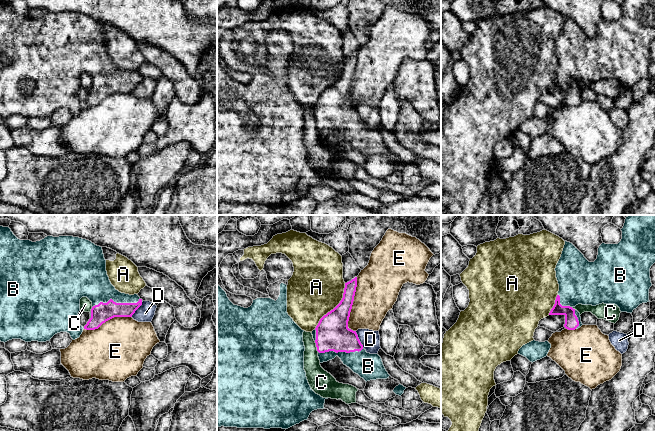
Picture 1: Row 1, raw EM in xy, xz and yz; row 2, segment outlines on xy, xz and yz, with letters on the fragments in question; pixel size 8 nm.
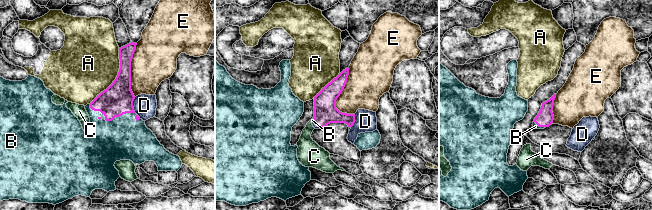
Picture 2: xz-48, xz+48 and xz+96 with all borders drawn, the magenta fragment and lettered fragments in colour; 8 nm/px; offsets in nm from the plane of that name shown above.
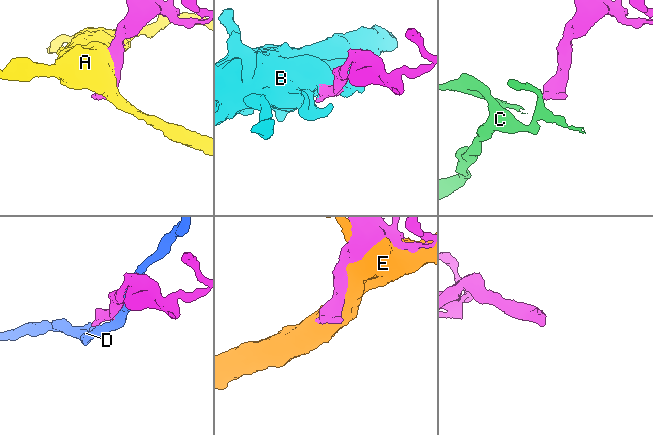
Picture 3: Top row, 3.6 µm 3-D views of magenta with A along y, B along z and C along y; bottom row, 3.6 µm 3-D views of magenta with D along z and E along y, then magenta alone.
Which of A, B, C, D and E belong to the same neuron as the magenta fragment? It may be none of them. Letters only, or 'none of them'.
B

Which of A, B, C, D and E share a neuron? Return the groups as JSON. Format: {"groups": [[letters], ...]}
{"groups": [["A"], ["B"], ["C"], ["D"], ["E"]]}

